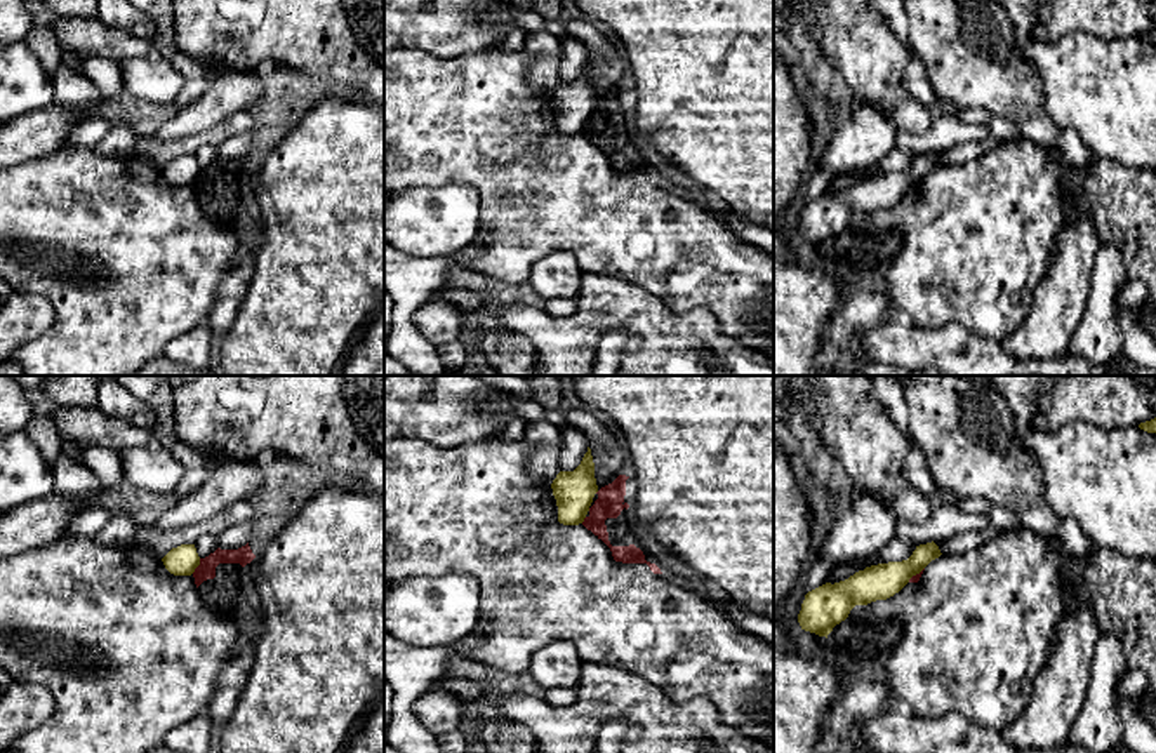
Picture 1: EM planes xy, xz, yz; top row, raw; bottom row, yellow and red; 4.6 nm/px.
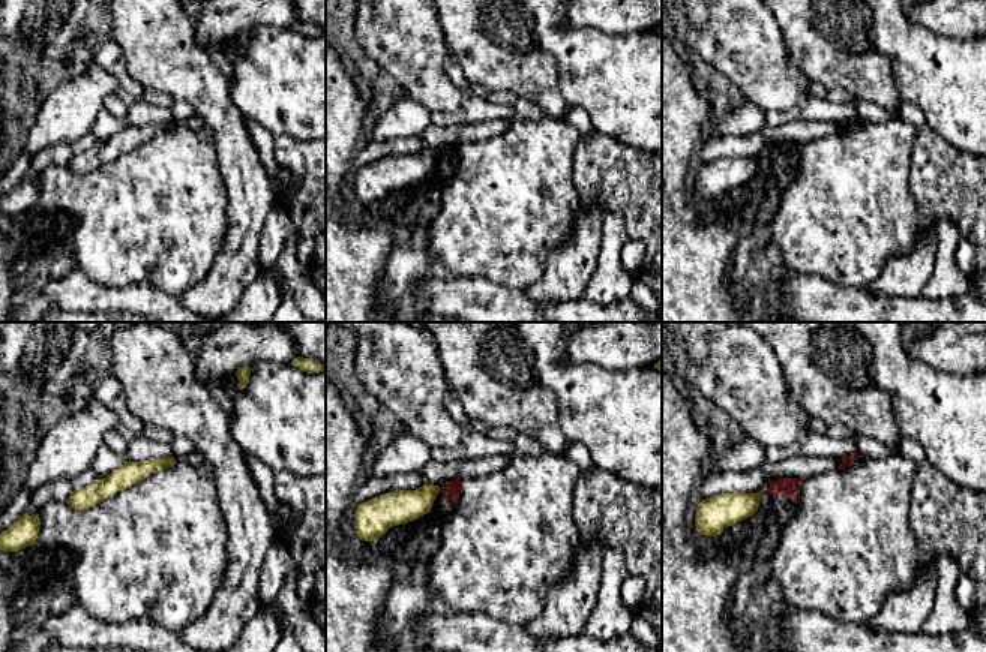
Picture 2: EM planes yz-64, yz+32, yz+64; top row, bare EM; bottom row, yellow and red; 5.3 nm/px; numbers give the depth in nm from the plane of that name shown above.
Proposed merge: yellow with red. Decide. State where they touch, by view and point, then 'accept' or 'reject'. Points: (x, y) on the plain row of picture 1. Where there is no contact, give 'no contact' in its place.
contact xy (199, 174); reject

